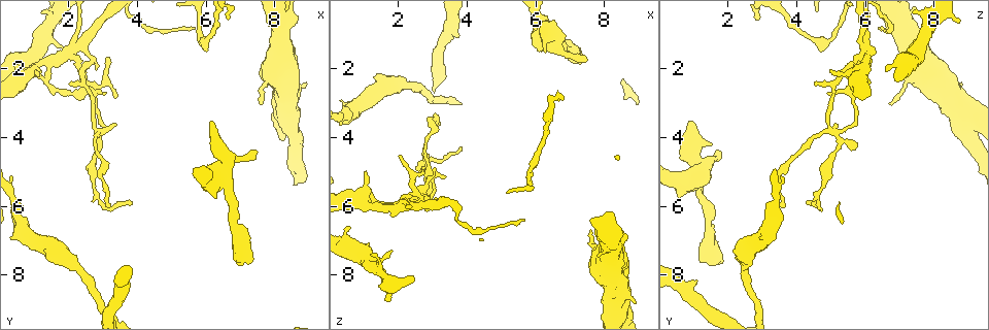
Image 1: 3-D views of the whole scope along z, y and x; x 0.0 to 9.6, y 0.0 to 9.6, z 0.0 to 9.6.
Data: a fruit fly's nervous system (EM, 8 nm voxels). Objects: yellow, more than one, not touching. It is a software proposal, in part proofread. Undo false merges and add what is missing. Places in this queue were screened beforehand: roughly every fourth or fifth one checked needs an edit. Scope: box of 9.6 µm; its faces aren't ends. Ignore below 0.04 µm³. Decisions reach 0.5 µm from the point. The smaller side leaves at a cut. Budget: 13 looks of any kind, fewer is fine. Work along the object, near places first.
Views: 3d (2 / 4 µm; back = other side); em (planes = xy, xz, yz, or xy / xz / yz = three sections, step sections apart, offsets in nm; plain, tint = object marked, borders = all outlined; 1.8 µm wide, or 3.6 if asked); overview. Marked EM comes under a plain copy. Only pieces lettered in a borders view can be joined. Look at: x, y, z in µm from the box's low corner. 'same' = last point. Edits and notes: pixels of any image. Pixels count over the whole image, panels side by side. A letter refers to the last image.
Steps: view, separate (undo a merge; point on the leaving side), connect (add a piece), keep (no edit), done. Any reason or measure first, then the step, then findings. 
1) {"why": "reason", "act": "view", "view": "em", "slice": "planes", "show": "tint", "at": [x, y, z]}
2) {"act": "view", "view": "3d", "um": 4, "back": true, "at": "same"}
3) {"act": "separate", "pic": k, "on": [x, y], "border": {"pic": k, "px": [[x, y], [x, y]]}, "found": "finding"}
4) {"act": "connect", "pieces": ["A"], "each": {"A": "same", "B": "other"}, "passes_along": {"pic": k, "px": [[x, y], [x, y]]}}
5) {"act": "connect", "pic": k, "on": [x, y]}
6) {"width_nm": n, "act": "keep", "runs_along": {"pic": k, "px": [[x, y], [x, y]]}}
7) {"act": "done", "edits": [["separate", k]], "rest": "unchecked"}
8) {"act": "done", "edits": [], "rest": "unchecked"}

{"why": "branch stops here", "act": "view", "view": "em", "slice": "planes", "show": "borders", "at": [6.20, 3.55, 0.85]}

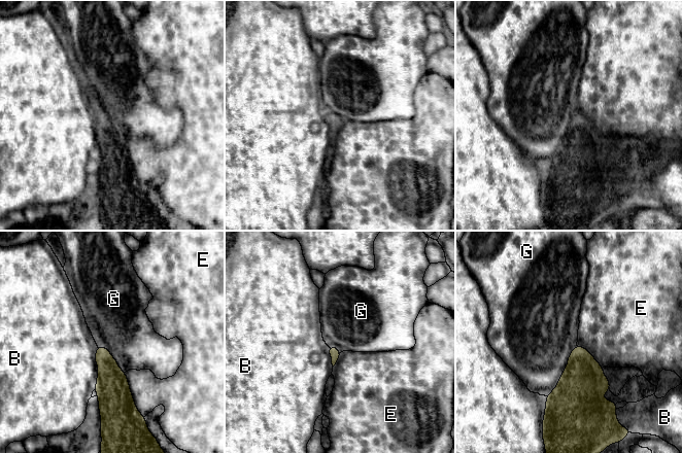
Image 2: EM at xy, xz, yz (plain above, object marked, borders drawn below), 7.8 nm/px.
{"act": "keep", "each": {"B": "other", "E": "other", "G": "other"}, "found": "none of them fits"}

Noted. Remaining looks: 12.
{"why": "branch stops here", "act": "view", "view": "em", "um": 3.6, "slice": "xy", "step": 4, "show": "borders", "at": [7.45, 4.35, 1.70]}

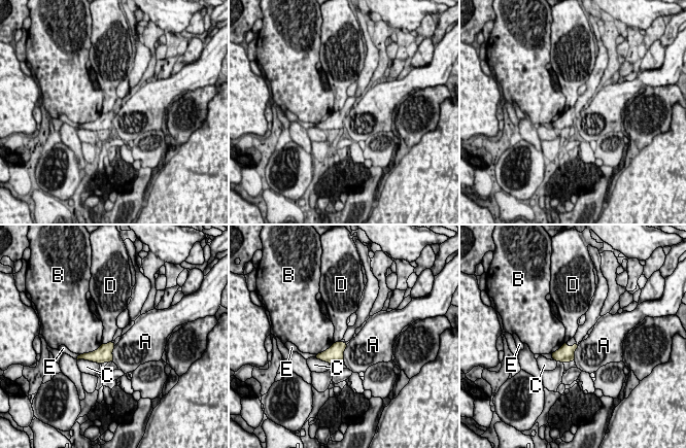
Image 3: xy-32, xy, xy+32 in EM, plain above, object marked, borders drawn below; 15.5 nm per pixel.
{"longest_contact_nm": ["B", 380], "act": "keep", "each": {"A": "other", "B": "other", "C": "other", "D": "other", "E": "other"}, "border": {"pic": 3, "px": [[110, 341], [102, 344]]}, "found": "no lettered piece goes on from it"}

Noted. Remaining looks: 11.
{"why": "branch stops here", "act": "view", "view": "3d", "um": 2, "at": [1.70, 0.70, 8.70]}

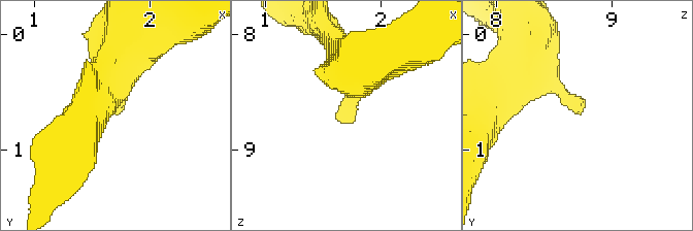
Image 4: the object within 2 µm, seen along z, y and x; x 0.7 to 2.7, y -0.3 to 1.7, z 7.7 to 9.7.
{"act": "view", "view": "em", "slice": "xy", "step": 8, "show": "tint", "at": [1.66, 0.64, 8.76]}

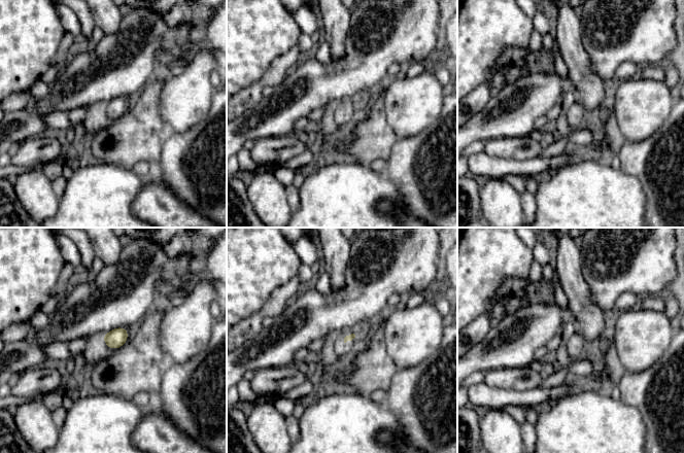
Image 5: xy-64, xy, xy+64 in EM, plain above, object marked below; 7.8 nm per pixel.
{"act": "view", "view": "em", "slice": "planes", "show": "borders", "at": "same"}

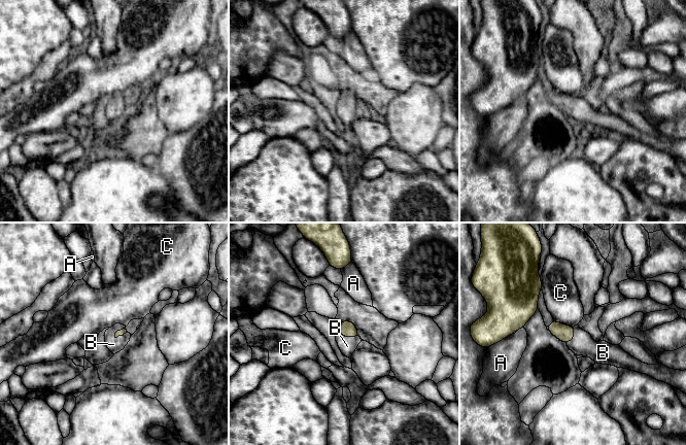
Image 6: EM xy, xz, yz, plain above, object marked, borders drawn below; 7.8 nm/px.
{"act": "connect", "pieces": ["B"], "each": {"A": "other", "B": "same", "C": "other"}, "passes_along": {"pic": 6, "px": [[124, 331], [122, 335], [113, 344]]}, "found": "it goes on there"}

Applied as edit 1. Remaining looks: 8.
{"why": "four-way junction", "act": "view", "view": "3d", "um": 2, "at": [1.95, 1.60, 6.10]}

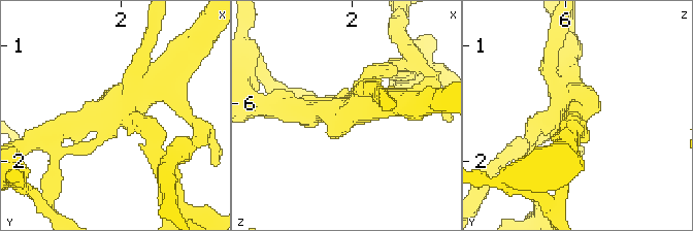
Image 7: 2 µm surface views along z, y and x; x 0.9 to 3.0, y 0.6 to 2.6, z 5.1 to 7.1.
{"act": "view", "view": "em", "slice": "xy", "step": 16, "show": "tint", "at": [1.98, 1.56, 6.06]}

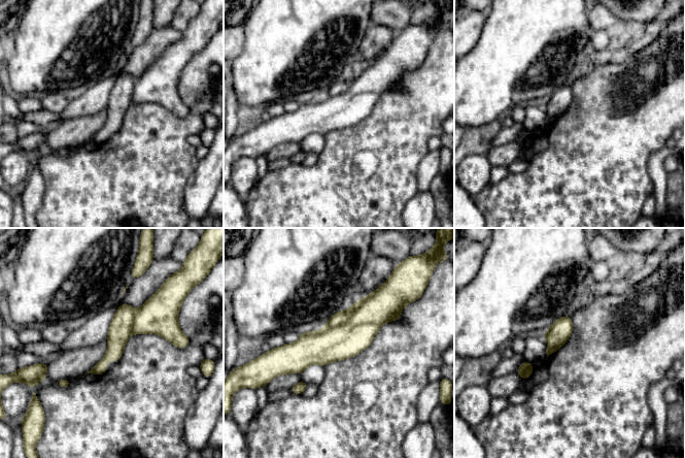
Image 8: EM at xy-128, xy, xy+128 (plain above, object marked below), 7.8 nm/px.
{"why": "another direction", "act": "view", "view": "em", "slice": "planes", "show": "borders", "at": "same"}

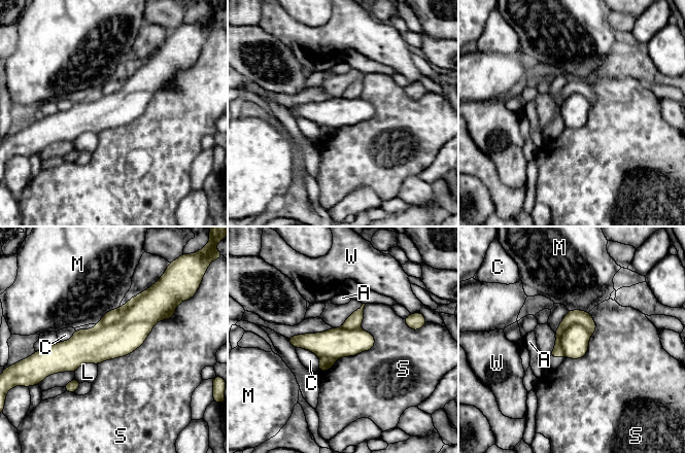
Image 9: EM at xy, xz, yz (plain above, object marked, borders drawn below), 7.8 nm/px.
{"act": "separate", "pic": 9, "on": [584, 318], "each": {"A": "other", "C": "other", "L": "other", "M": "other", "S": "other", "W": "other"}, "part_leaving": {"pic": 9, "px": [[586, 314], [560, 329], [554, 354]]}, "found": "two neurons meet here"}

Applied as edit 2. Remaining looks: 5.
{"why": "stops while still wide", "act": "view", "view": "3d", "um": 4, "at": [1.55, 7.60, 2.60]}

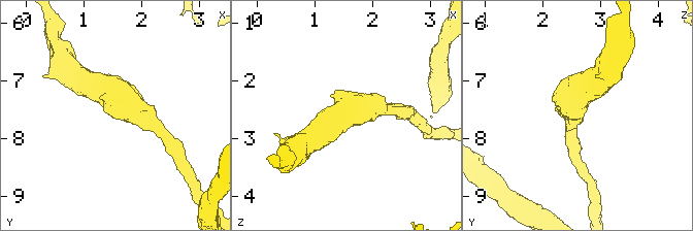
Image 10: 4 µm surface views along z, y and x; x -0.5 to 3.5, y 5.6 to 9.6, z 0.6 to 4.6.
{"act": "view", "view": "em", "slice": "planes", "show": "borders", "at": [1.55, 7.65, 2.50]}

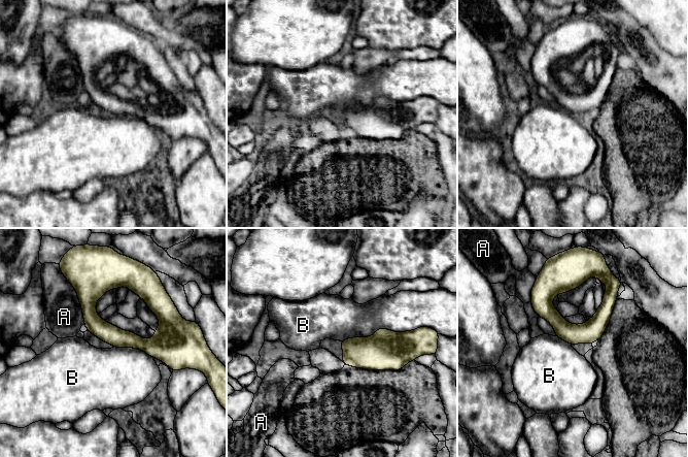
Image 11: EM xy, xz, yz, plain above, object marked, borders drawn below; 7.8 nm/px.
{"act": "keep", "each": {"A": "other", "B": "other"}, "border": {"pic": 11, "px": [[412, 330], [340, 340]]}, "found": "no lettered piece goes on from it"}

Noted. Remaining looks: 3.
{"act": "done", "edits": [["connect", 6], ["separate", 9]], "rest": "unchecked"}

